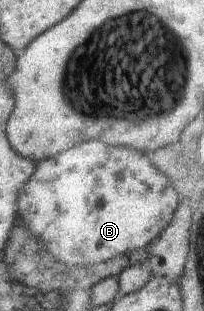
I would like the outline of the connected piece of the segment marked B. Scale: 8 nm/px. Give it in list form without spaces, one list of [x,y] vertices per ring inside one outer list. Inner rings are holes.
[[[85,141],[63,153],[37,161],[35,173],[19,193],[17,214],[19,223],[45,245],[51,256],[73,267],[123,257],[145,248],[167,229],[177,205],[179,199],[169,179],[151,165],[143,153],[131,147],[109,147],[101,141]]]

